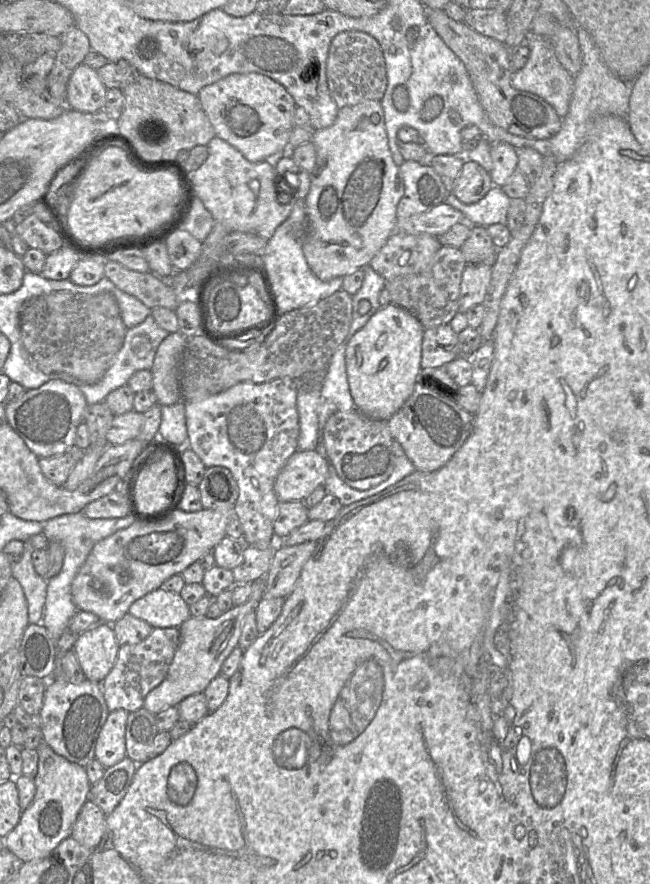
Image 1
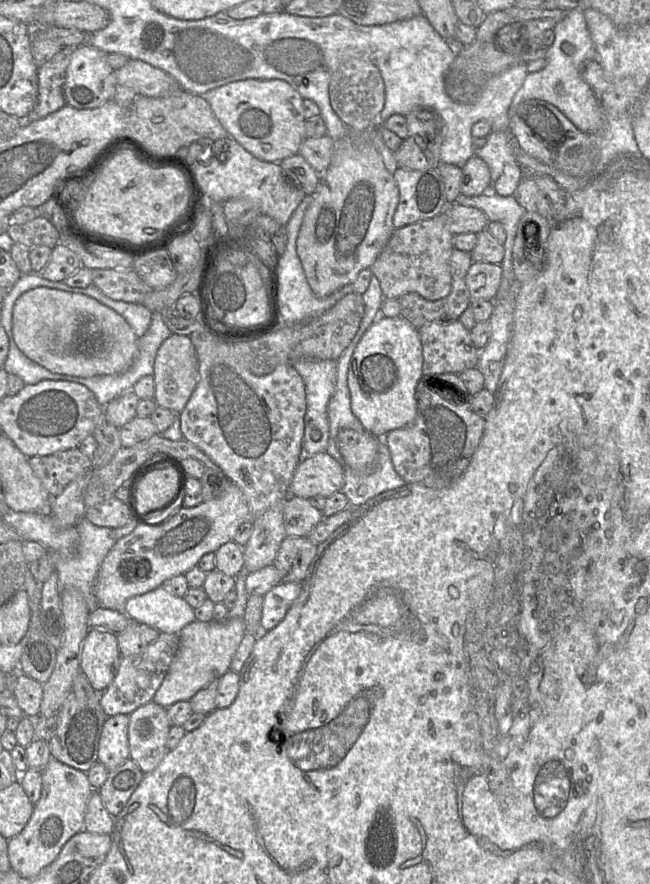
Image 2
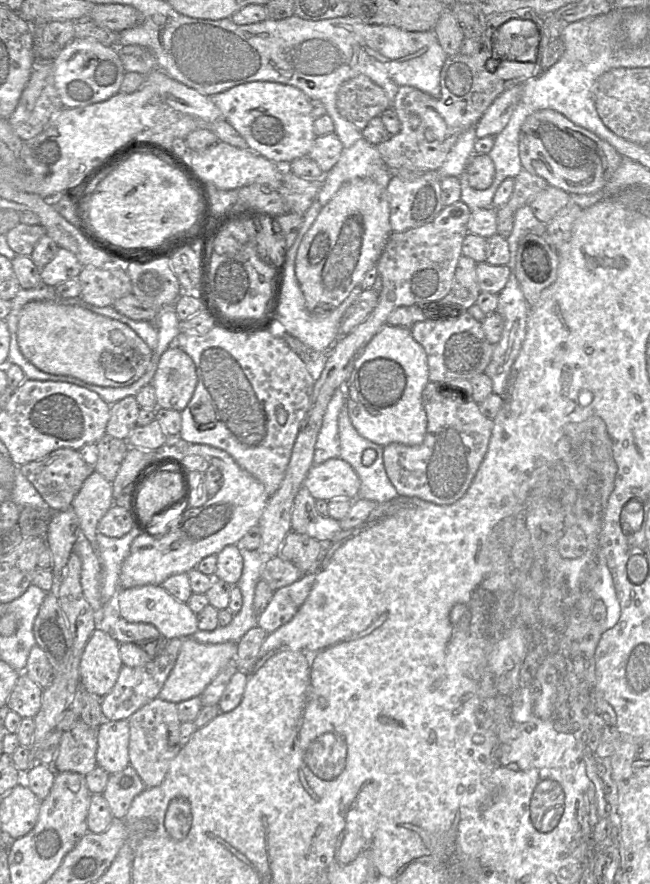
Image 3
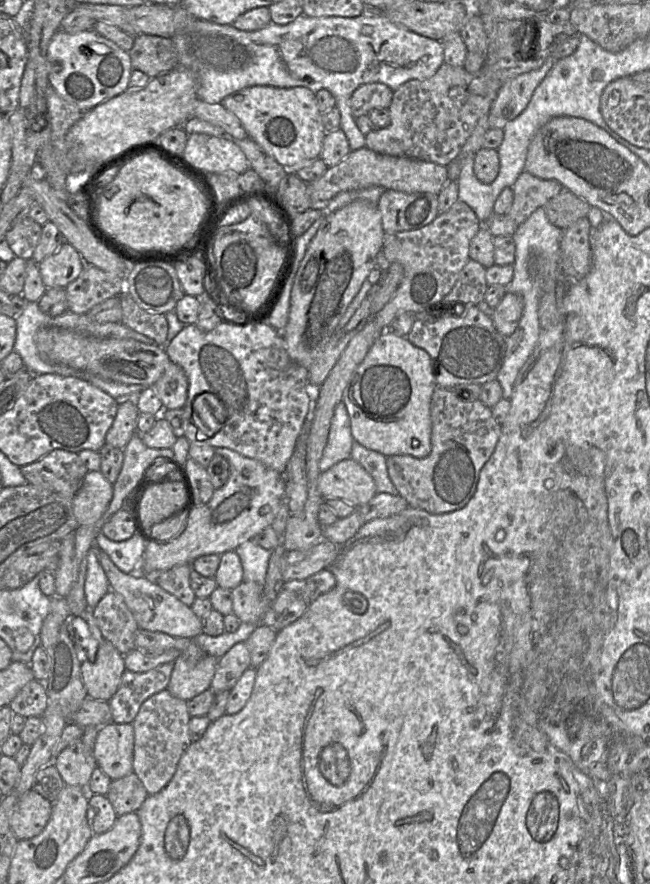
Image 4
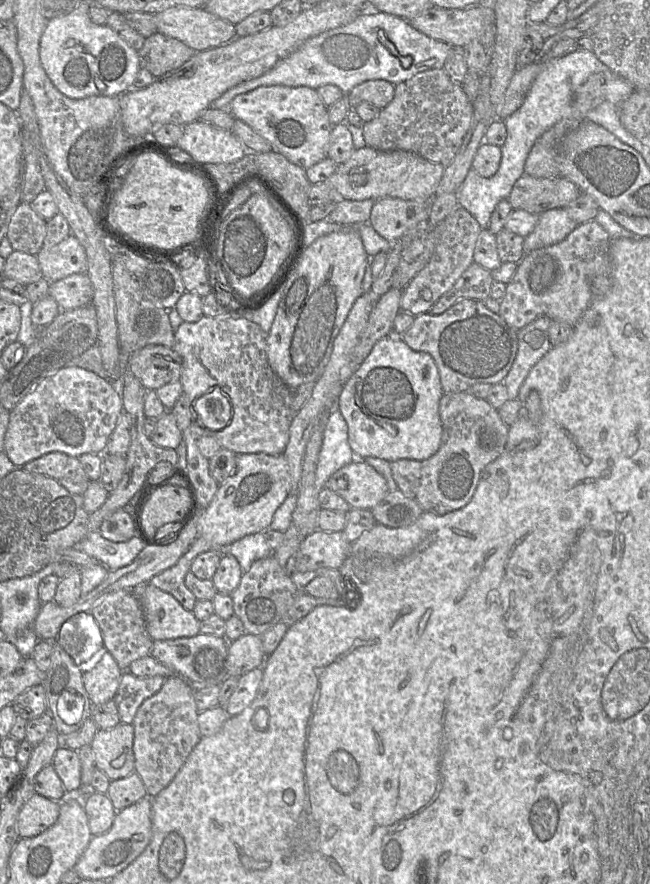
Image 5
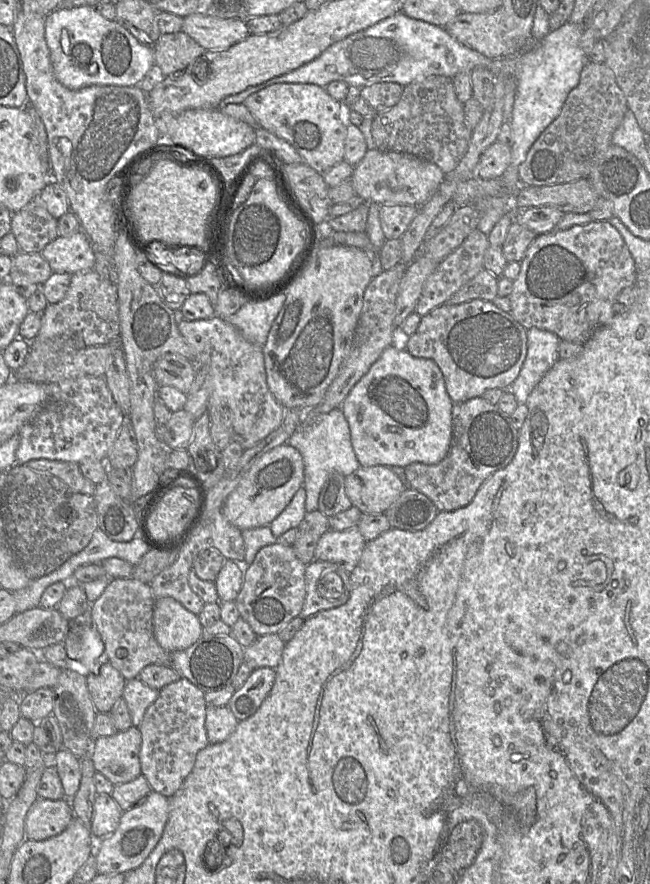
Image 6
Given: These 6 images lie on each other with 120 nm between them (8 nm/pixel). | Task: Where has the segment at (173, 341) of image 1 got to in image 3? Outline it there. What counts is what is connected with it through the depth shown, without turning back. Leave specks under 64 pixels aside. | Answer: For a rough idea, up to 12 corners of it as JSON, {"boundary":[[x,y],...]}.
{"boundary":[[178,347],[159,358],[151,384],[157,406],[181,412],[198,383]]}

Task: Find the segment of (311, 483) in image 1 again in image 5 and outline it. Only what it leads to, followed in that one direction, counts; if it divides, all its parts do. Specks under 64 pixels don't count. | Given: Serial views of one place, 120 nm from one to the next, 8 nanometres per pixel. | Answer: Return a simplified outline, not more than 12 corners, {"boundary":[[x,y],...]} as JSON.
{"boundary":[[362,458],[333,473],[325,487],[352,509],[372,509],[389,492]]}

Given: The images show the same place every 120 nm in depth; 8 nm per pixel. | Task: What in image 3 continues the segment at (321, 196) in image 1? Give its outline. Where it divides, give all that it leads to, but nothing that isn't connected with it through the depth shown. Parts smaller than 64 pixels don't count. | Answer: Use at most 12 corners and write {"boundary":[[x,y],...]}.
{"boundary":[[344,183],[297,251],[307,310],[328,315],[376,267],[386,188]]}

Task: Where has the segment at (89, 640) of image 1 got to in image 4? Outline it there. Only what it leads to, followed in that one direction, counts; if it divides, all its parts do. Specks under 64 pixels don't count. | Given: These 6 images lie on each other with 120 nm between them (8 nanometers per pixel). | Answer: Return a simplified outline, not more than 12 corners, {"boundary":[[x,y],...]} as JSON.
{"boundary":[[102,640],[81,664],[87,697],[109,701],[125,670],[124,655]]}

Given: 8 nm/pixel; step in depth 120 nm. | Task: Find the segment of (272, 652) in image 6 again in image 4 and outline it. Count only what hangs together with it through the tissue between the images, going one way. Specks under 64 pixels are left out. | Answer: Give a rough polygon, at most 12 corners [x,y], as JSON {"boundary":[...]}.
{"boundary":[[245,642],[218,659],[209,689],[230,691],[249,667]]}

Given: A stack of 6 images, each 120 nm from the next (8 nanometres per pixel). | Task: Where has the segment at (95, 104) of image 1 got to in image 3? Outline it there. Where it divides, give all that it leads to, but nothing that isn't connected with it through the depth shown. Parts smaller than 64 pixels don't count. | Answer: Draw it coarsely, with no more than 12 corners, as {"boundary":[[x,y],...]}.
{"boundary":[[72,39],[53,59],[65,108],[108,100],[126,71],[118,47]]}

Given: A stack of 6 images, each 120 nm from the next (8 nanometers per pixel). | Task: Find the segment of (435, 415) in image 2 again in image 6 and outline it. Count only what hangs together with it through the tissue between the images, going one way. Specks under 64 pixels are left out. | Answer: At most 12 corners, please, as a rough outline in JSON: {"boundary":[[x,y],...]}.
{"boundary":[[496,404],[452,408],[437,464],[404,468],[406,488],[438,511],[468,505],[506,467],[518,429]]}

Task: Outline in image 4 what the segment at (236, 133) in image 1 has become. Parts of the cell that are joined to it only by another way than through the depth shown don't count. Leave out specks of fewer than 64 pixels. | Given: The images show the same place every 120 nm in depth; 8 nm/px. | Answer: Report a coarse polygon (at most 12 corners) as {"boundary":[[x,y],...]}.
{"boundary":[[250,86],[223,106],[284,167],[319,158],[316,94]]}

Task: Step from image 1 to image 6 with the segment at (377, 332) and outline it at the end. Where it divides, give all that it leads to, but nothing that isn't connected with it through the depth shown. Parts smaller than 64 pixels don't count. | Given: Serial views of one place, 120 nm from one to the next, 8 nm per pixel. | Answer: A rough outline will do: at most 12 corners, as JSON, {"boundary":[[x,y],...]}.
{"boundary":[[388,346],[341,410],[362,467],[434,465],[453,404],[433,360]]}

